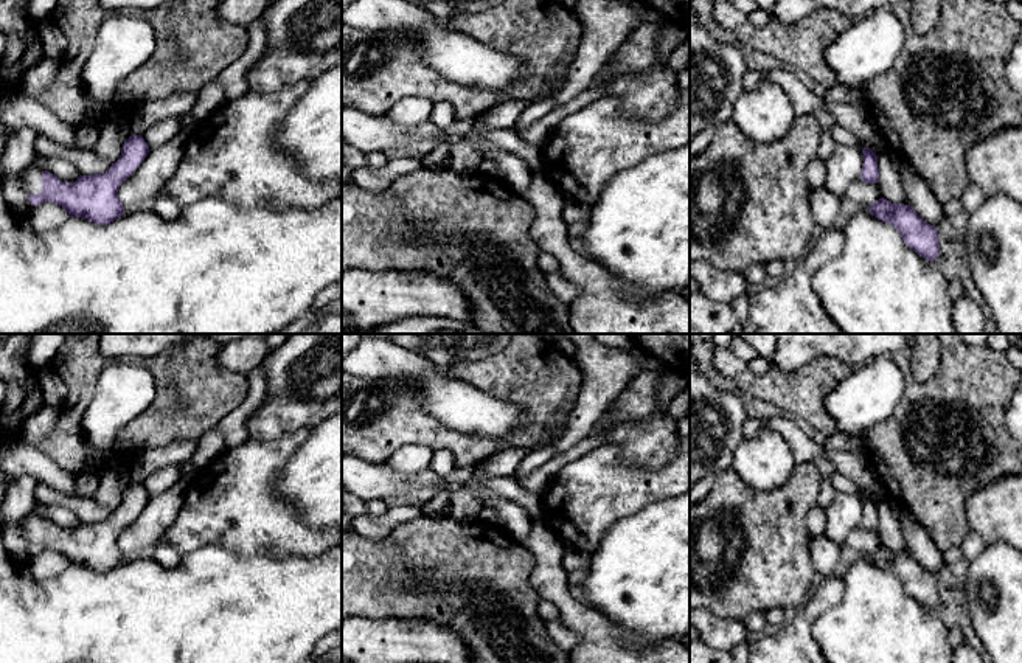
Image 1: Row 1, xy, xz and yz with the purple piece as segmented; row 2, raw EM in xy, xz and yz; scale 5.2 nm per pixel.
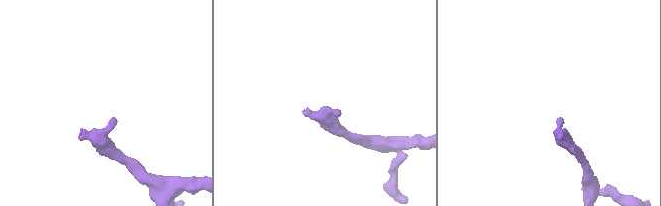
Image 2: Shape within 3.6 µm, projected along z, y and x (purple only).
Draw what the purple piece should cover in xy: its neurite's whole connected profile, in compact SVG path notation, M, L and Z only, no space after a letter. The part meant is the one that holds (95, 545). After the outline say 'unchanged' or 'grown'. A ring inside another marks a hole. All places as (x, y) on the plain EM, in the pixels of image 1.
M132 481L123 492L120 506L103 522L79 523L75 531L30 514L19 523L33 554L43 550L61 553L70 565L82 565L98 573L113 570L124 562L118 536L143 511L149 494L141 483Z; grown

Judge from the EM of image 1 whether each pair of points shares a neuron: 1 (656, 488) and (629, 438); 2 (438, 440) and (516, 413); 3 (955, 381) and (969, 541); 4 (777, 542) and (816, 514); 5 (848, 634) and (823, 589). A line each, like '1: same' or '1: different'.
1: different
2: different
3: different
4: different
5: different

